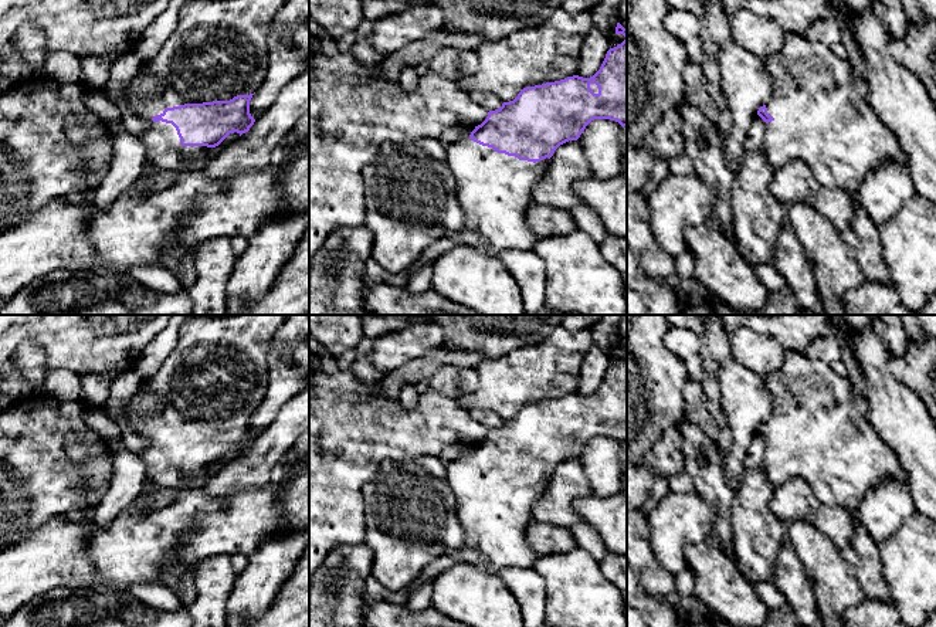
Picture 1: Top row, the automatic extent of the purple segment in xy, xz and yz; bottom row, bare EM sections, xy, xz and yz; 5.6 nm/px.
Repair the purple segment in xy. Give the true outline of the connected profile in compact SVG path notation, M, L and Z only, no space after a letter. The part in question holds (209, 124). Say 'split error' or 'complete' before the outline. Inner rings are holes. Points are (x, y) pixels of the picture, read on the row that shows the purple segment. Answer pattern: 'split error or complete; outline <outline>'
split error; outline M191 0L182 6L176 30L162 45L160 51L142 65L145 71L152 72L157 78L160 94L155 101L135 104L130 109L130 112L150 123L150 129L139 136L146 149L146 163L176 172L189 170L201 155L204 155L210 148L218 146L230 133L237 132L241 136L250 131L255 122L250 113L250 101L265 78L269 60L269 33L272 30L272 23L285 1L286 0Z

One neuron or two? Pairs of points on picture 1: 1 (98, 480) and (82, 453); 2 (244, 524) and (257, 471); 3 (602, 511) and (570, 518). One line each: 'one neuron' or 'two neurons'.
1: one neuron
2: two neurons
3: two neurons

